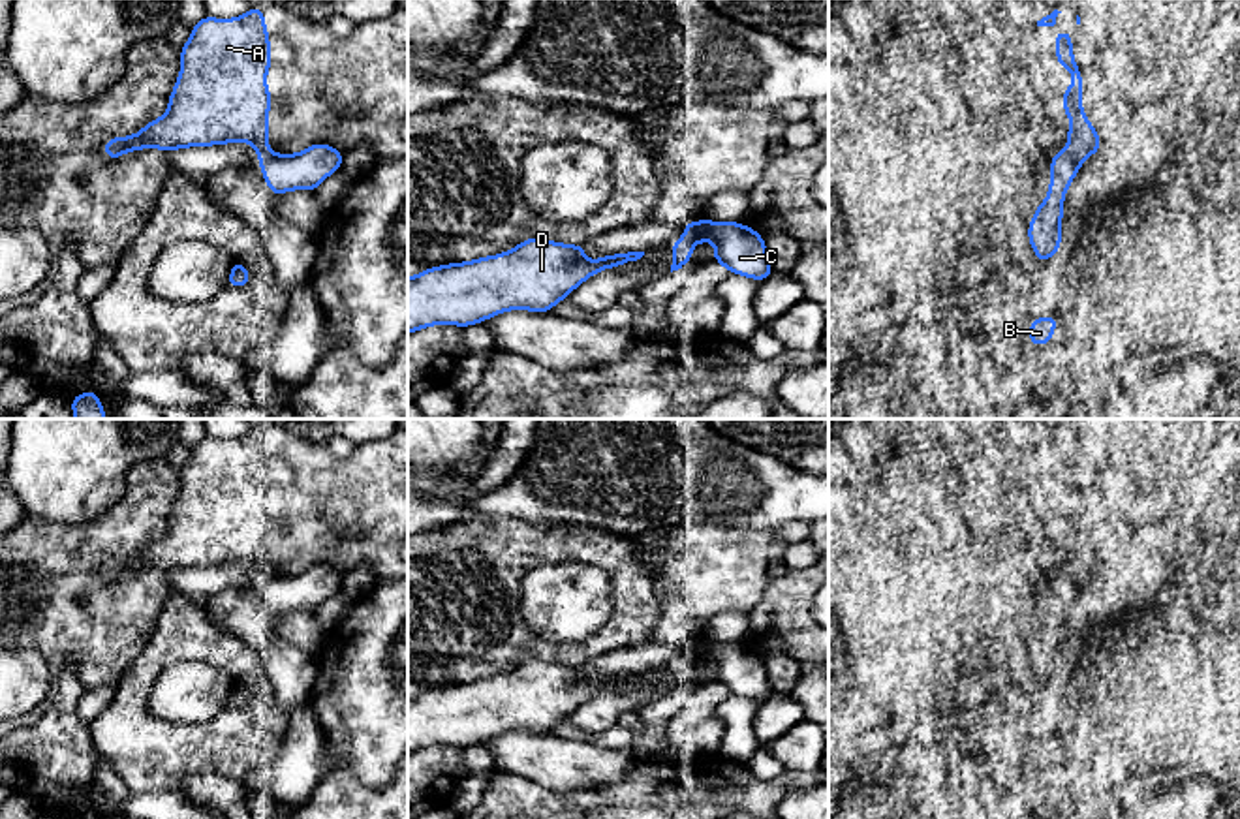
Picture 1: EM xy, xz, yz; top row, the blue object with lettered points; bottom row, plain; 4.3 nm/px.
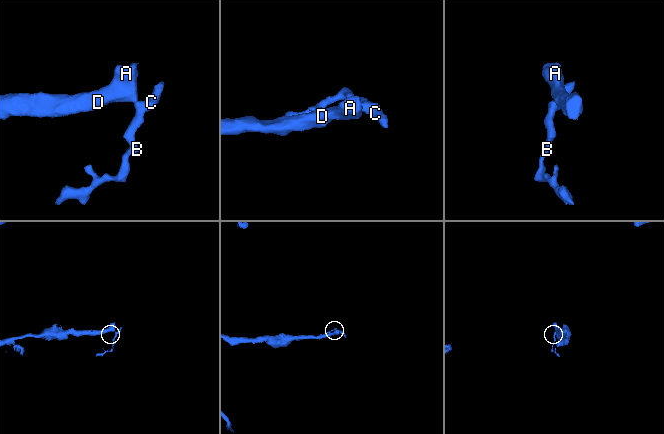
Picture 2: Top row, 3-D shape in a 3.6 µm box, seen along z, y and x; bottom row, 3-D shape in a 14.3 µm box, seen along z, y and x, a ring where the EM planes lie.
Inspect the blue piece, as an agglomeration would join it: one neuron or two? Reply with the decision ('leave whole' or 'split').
split

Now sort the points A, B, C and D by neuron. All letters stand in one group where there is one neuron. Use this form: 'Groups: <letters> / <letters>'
Groups: A D / B C

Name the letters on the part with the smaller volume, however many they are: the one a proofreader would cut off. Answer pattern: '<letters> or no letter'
B, C

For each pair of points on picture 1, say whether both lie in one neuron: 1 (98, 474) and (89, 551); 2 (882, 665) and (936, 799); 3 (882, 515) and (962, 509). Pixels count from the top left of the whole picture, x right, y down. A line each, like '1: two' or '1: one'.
1: two
2: two
3: two

